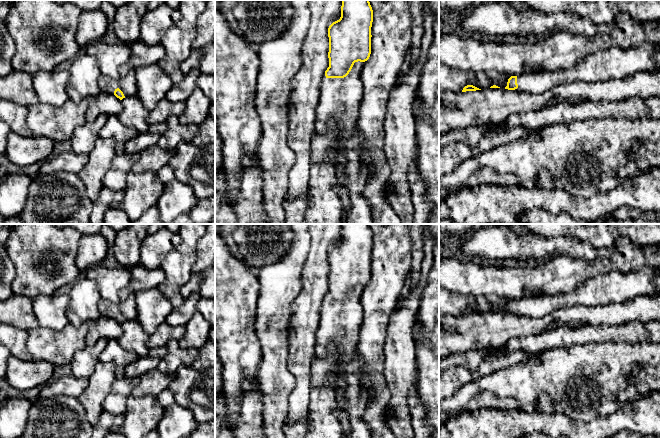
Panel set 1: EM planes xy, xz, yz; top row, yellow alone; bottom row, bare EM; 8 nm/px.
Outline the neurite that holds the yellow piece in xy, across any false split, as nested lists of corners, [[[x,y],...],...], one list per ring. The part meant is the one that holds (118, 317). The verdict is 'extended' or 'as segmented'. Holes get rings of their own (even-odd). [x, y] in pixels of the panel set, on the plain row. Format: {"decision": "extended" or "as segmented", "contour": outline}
{"decision": "extended", "contour": [[[130,294],[126,301],[118,303],[101,299],[98,303],[98,309],[101,315],[114,318],[120,324],[128,320],[137,319],[138,314],[134,294]]]}

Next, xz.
{"decision": "extended", "contour": [[[342,224],[341,241],[328,252],[329,291],[322,302],[315,354],[318,357],[324,357],[328,345],[331,342],[334,343],[332,386],[335,394],[341,392],[345,387],[341,367],[347,364],[349,357],[357,349],[359,342],[360,327],[363,320],[361,292],[371,278],[372,246],[373,234],[369,224]]]}

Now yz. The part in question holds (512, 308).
{"decision": "extended", "contour": [[[649,265],[628,273],[612,271],[587,280],[569,293],[511,300],[505,313],[539,318],[562,307],[604,306],[638,296],[657,296],[655,280],[658,276],[660,270]]]}

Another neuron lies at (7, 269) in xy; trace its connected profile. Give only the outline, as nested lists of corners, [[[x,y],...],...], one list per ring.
[[[0,243],[0,301],[8,299],[13,294],[11,284],[14,278],[14,263],[8,255],[5,244]]]

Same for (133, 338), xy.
[[[137,319],[125,321],[121,326],[123,331],[118,342],[124,349],[136,353],[138,357],[151,354],[147,345],[149,335],[144,332]]]

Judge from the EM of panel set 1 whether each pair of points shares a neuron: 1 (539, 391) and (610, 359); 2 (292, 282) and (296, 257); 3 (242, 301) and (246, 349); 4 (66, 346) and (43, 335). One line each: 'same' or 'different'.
1: same
2: same
3: same
4: same

